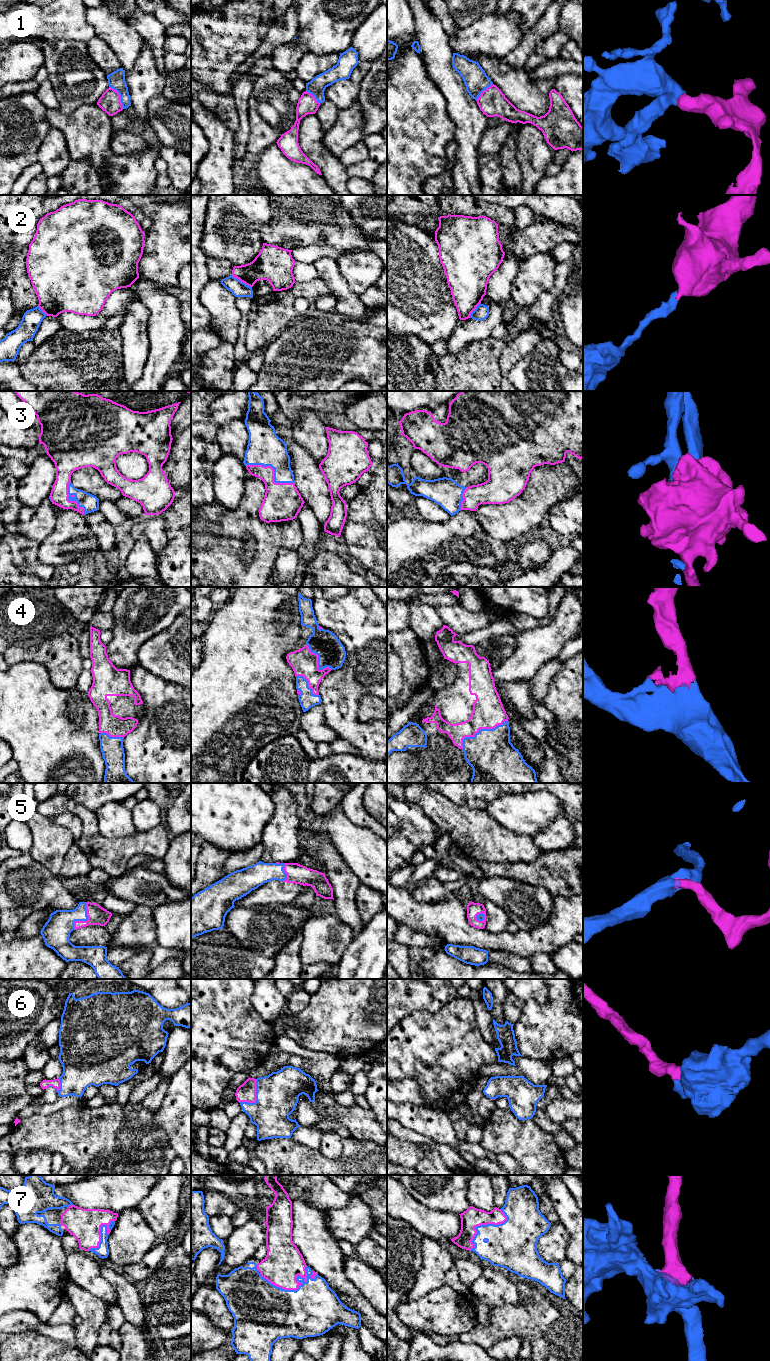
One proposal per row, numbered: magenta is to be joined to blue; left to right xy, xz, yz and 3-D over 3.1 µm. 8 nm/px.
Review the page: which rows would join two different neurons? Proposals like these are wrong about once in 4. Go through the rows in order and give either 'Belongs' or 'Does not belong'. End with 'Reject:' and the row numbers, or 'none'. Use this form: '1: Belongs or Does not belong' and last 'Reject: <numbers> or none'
1: Does not belong
2: Does not belong
3: Belongs
4: Belongs
5: Belongs
6: Belongs
7: Belongs
Reject: 1, 2

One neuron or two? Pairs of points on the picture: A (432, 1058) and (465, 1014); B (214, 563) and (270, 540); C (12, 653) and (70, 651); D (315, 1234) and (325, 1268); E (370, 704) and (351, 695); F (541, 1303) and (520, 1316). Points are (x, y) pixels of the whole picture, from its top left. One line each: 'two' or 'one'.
A: one
B: one
C: one
D: one
E: two
F: one

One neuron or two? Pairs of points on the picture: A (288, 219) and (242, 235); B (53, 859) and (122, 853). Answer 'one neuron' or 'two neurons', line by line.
A: two neurons
B: two neurons

